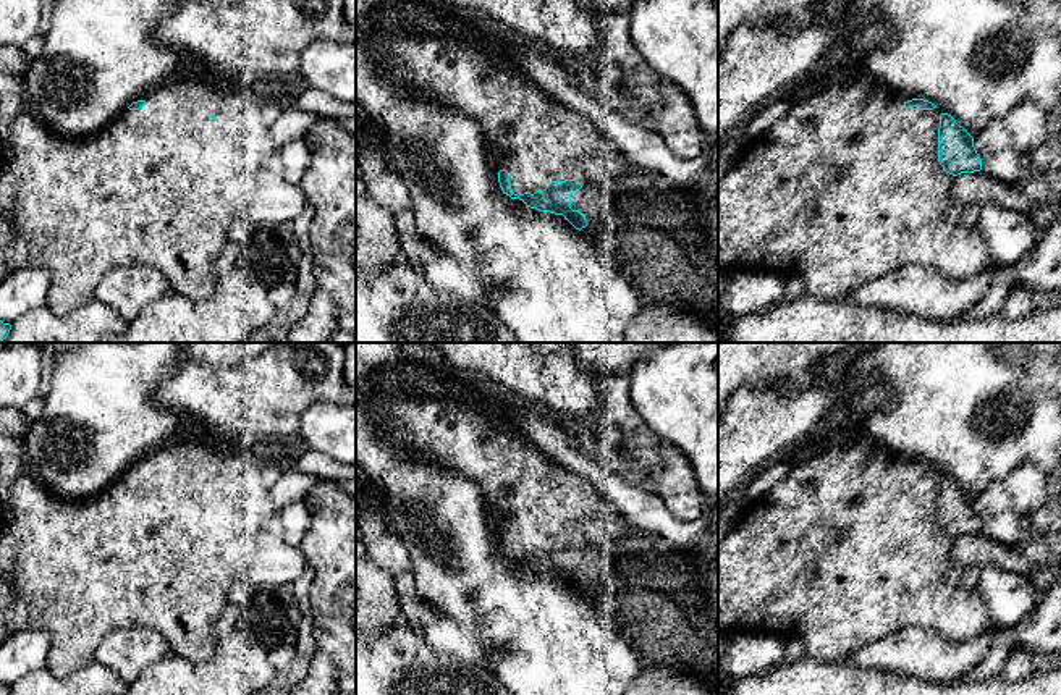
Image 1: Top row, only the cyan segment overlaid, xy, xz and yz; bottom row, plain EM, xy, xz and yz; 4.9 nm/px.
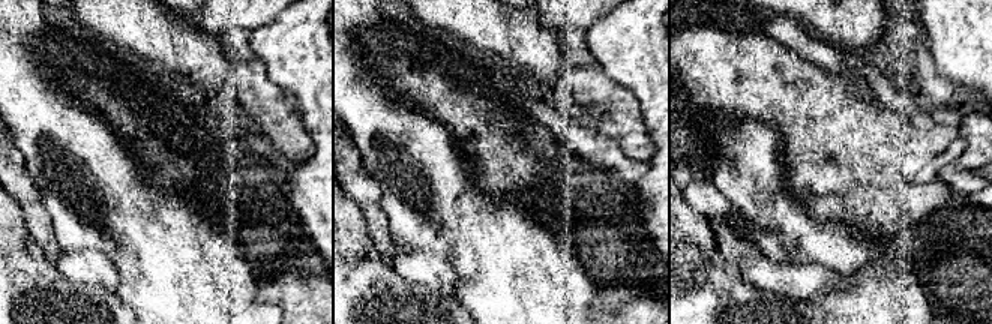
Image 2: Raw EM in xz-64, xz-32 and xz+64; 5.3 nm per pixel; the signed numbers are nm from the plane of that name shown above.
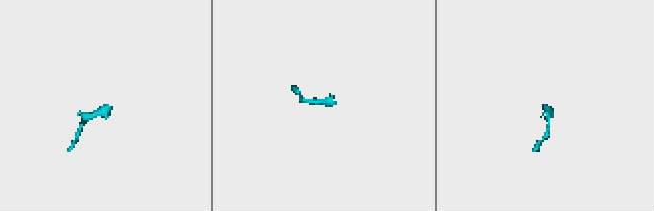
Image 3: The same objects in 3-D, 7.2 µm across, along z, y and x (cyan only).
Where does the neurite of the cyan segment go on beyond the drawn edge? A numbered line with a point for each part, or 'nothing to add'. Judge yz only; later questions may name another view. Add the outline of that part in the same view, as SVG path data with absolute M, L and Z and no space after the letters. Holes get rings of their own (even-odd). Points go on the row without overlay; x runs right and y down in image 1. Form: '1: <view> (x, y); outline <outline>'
1: yz (845, 550); outline M864 440L843 448L833 448L815 457L793 464L788 475L778 482L765 496L744 508L736 527L718 543L718 634L734 635L747 630L762 630L783 635L786 640L799 638L807 655L823 664L833 664L843 656L888 637L904 627L922 627L951 640L972 640L990 630L993 622L975 590L951 587L946 572L951 562L954 538L946 535L938 524L938 469L933 472L909 472L904 469L914 459L902 459L893 451Z

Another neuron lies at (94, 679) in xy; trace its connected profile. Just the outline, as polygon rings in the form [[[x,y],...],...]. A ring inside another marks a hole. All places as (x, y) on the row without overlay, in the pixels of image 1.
[[[92,661],[63,677],[47,668],[32,671],[11,685],[10,695],[123,695],[126,690],[116,672]]]

